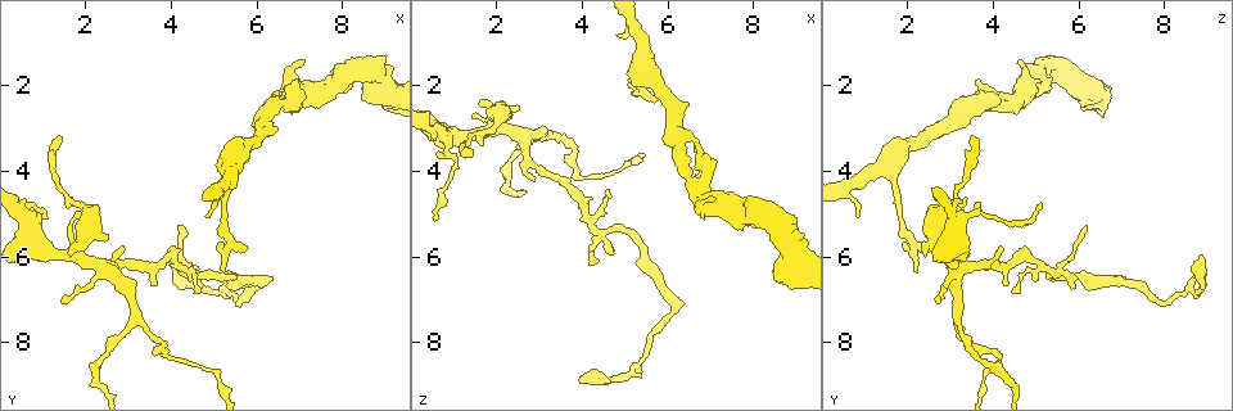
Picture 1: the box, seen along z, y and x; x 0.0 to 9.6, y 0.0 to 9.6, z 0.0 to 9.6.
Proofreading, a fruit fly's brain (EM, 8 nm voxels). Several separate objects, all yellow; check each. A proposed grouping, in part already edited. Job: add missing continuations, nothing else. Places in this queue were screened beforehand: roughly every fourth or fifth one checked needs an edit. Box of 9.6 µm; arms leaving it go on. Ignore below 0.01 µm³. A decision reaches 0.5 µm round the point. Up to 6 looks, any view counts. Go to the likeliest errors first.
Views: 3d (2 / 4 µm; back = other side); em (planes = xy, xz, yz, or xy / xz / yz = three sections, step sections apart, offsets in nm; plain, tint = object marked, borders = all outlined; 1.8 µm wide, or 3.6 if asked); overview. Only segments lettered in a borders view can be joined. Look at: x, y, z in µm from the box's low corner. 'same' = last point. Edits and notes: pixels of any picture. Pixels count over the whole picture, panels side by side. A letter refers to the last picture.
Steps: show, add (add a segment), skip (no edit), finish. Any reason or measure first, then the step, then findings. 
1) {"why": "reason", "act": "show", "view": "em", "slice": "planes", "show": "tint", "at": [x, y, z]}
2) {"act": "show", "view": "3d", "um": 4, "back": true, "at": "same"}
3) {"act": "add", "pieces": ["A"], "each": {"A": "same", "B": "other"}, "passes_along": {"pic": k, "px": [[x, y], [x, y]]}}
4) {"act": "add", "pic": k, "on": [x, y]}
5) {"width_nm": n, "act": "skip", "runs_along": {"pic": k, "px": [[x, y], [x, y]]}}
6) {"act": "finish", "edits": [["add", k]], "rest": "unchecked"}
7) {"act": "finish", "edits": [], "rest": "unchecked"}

{"why": "thin end", "act": "show", "view": "3d", "um": 2, "at": [3.90, 5.95, 8.85]}

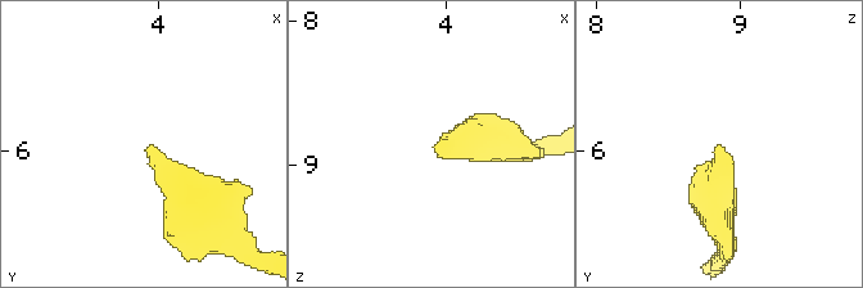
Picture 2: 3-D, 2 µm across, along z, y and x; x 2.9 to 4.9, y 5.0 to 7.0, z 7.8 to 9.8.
{"act": "show", "view": "em", "slice": "planes", "show": "borders", "at": [3.92, 5.98, 8.86]}

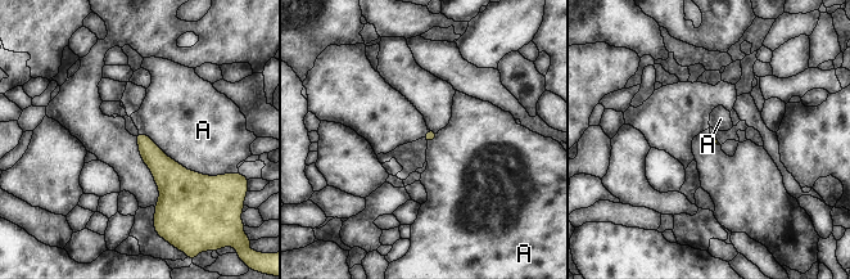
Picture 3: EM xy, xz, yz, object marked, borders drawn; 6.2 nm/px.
{"act": "skip", "each": {"A": "other"}, "border": {"pic": 3, "px": [[139, 133], [189, 170], [216, 176]]}, "found": "none of them fits"}

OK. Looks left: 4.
{"why": "free end", "act": "show", "view": "em", "slice": "planes", "show": "borders", "at": [4.70, 6.70, 5.90]}

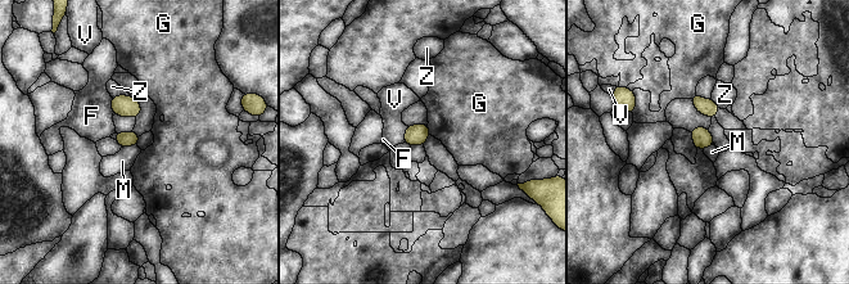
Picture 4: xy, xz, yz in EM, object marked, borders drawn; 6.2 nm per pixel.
{"longest_contact_nm": ["Z", 120], "act": "skip", "each": {"F": "other", "G": "other", "M": "other", "V": "other", "Z": "other"}, "found": "no lettered segment goes on from it"}

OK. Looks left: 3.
{"why": "abrupt turn", "act": "show", "view": "em", "um": 3.6, "slice": "planes", "show": "borders", "at": [6.10, 6.60, 7.25]}

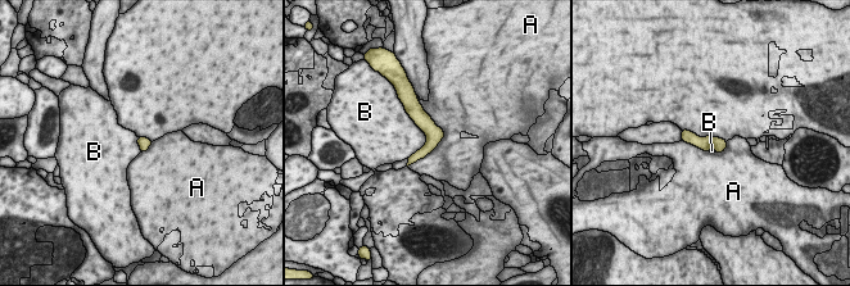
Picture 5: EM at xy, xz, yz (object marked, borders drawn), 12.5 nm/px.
{"act": "skip", "each": {"A": "other", "B": "other"}, "border": {"pic": 5, "px": [[403, 105], [425, 135], [408, 158]]}, "found": "no lettered segment goes on from it"}

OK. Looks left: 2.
{"act": "finish", "edits": [], "rest": "unchecked"}

